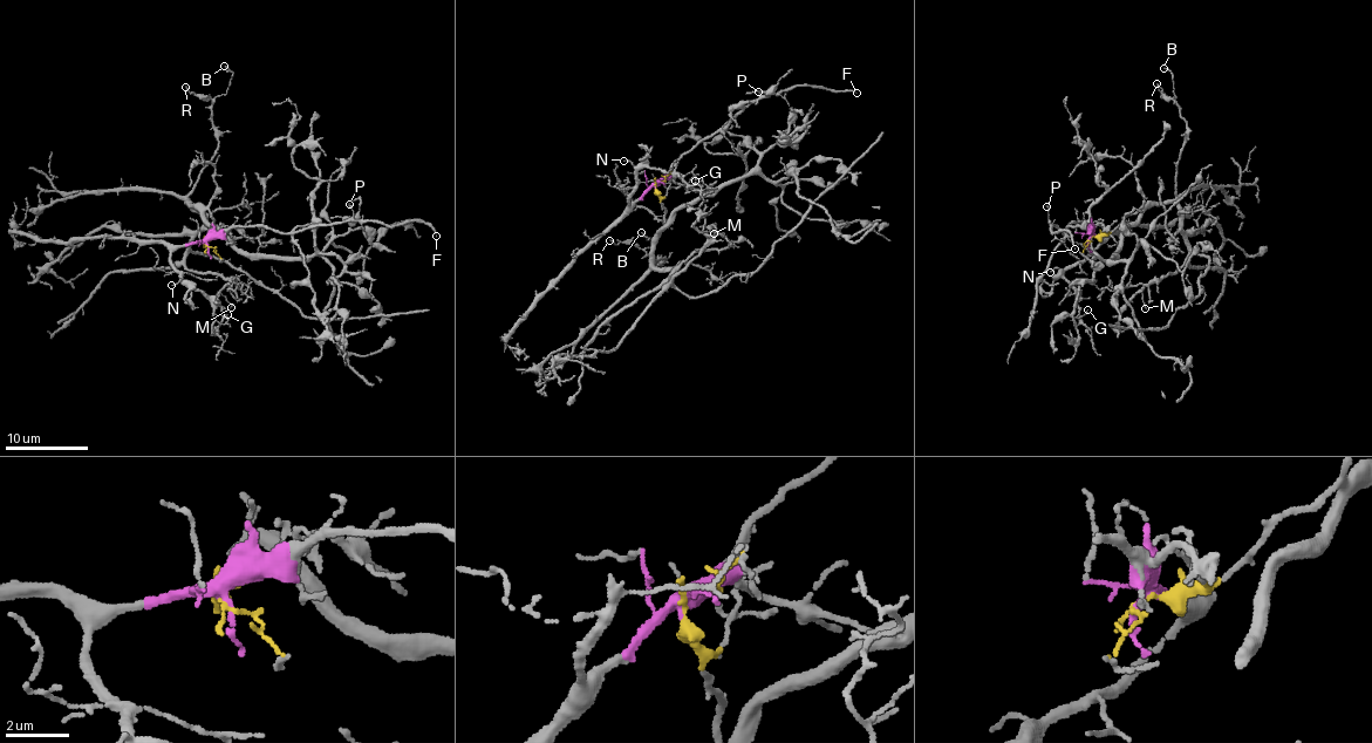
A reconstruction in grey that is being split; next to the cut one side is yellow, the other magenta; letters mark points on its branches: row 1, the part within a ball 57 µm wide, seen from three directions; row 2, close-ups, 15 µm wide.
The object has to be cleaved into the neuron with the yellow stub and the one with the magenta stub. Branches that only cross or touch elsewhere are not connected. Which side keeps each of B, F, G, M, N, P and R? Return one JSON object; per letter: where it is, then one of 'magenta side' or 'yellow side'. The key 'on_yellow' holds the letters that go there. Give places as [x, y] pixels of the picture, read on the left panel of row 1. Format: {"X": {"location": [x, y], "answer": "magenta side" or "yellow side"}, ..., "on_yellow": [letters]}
{"B": {"location": [224, 66], "answer": "yellow side"}, "F": {"location": [436, 236], "answer": "magenta side"}, "G": {"location": [227, 314], "answer": "magenta side"}, "M": {"location": [231, 307], "answer": "yellow side"}, "N": {"location": [171, 285], "answer": "magenta side"}, "P": {"location": [349, 204], "answer": "magenta side"}, "R": {"location": [185, 87], "answer": "yellow side"}, "on_yellow": ["B", "M", "R"]}

